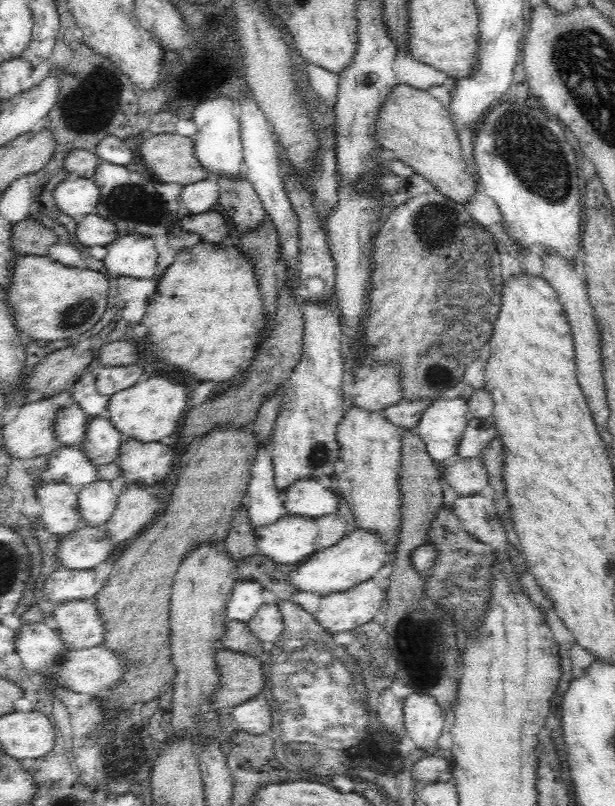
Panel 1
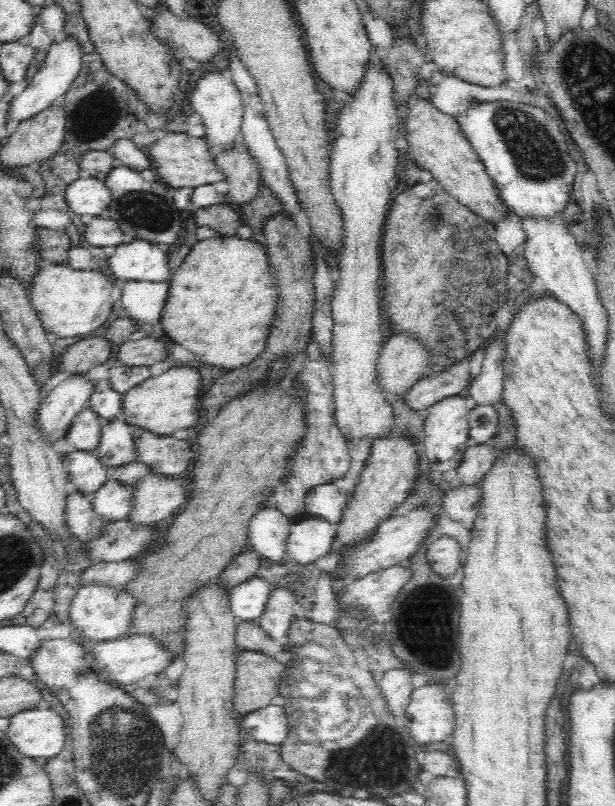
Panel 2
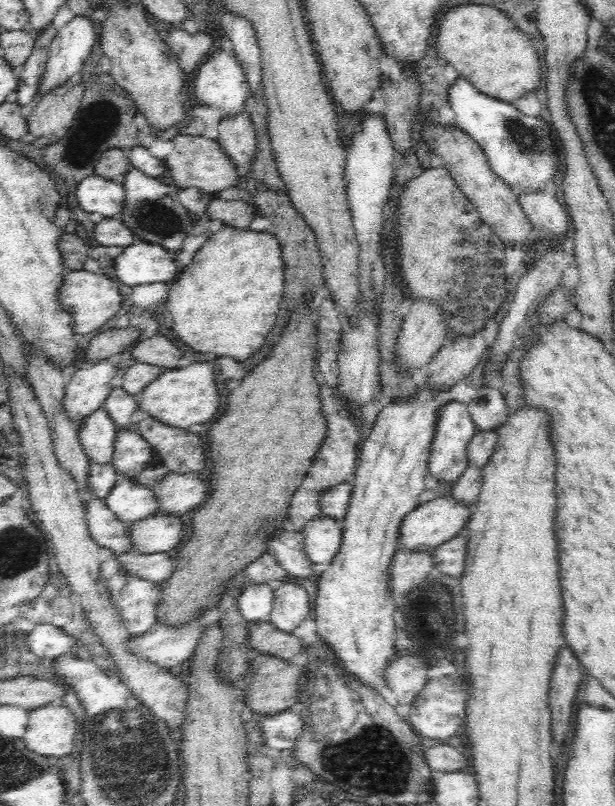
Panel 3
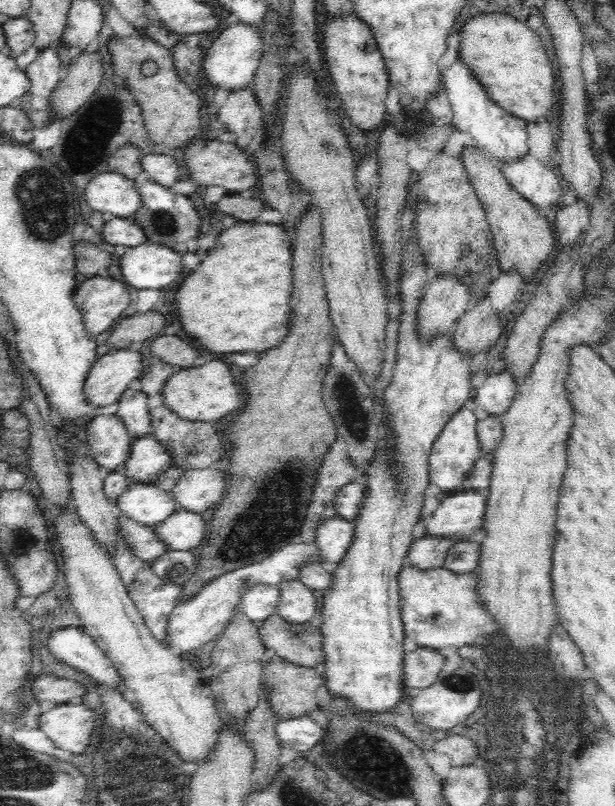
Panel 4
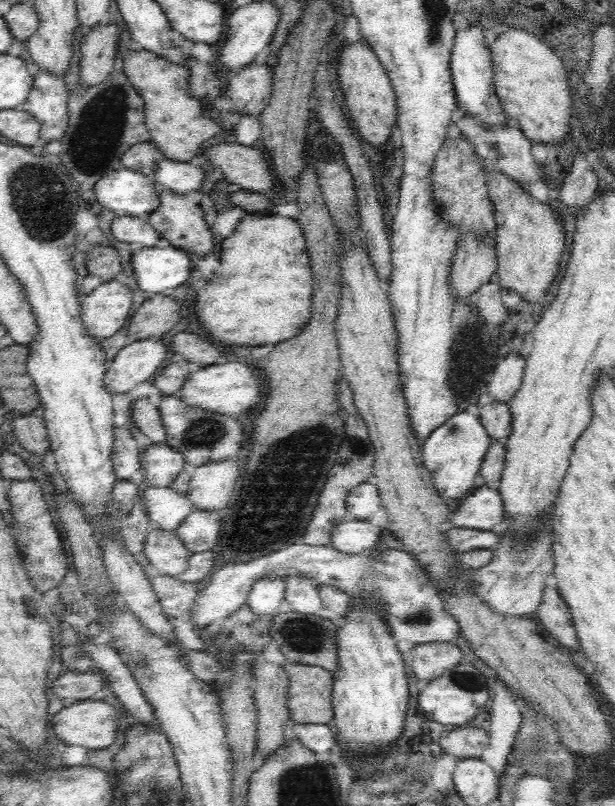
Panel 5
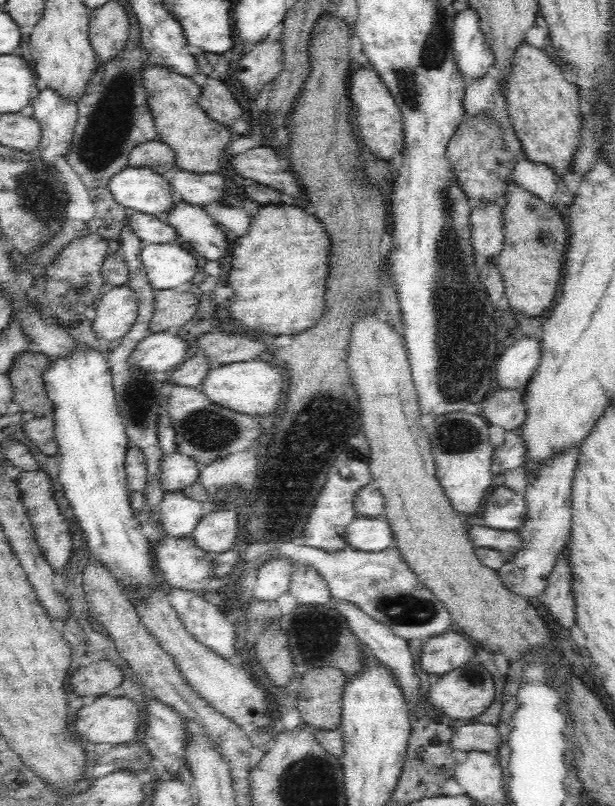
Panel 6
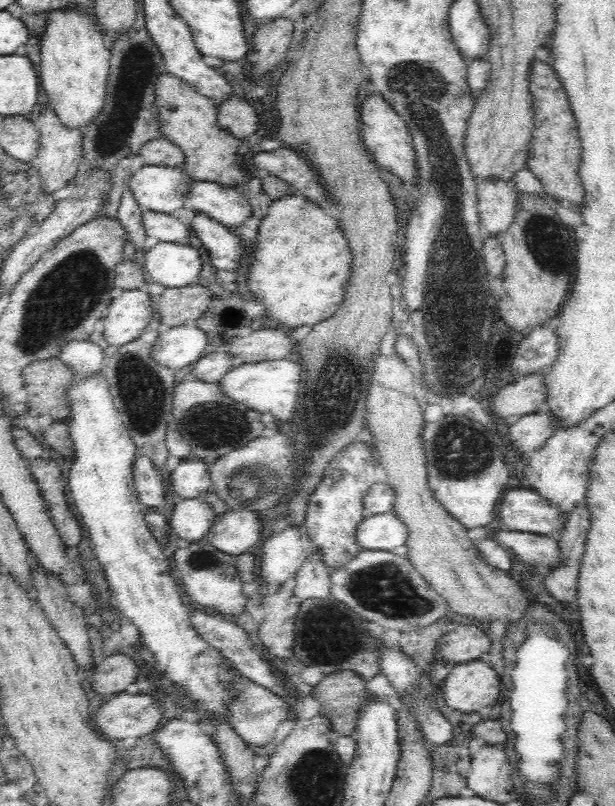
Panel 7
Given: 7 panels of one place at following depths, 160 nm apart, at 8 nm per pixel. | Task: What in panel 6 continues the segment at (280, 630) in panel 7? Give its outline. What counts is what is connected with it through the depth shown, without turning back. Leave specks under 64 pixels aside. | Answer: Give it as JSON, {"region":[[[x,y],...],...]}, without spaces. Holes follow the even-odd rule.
{"region":[[[270,625],[257,638],[254,646],[255,658],[272,686],[284,688],[294,678],[293,660],[288,650],[288,641],[276,625]]]}

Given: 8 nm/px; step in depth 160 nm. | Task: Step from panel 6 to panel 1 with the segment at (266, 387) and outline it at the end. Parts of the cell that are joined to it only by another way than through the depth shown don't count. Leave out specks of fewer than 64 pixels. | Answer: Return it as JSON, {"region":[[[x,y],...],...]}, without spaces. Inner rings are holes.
{"region":[[[143,376],[143,379],[134,386],[108,397],[106,418],[121,435],[121,442],[138,440],[144,444],[158,443],[164,437],[176,436],[185,417],[186,402],[188,392],[182,384],[164,376],[156,376],[150,380]]]}

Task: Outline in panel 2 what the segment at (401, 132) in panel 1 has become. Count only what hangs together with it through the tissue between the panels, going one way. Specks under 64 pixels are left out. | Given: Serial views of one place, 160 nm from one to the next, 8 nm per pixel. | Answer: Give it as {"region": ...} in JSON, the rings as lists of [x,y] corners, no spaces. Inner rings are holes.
{"region":[[[417,97],[409,101],[409,112],[399,120],[404,124],[407,147],[401,152],[404,157],[412,158],[420,170],[428,170],[436,184],[440,185],[452,199],[463,204],[476,215],[490,223],[496,223],[506,212],[502,199],[496,193],[494,183],[484,171],[484,165],[476,157],[470,141],[466,139],[460,125],[436,108],[430,100]]]}

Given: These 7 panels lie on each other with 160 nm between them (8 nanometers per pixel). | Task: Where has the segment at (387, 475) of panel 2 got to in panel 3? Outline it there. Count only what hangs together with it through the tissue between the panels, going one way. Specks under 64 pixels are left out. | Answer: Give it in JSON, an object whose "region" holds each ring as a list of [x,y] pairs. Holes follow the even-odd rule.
{"region":[[[424,387],[413,399],[392,401],[381,408],[371,434],[361,446],[358,464],[351,481],[352,495],[340,523],[340,549],[329,568],[320,575],[315,598],[315,623],[319,638],[329,645],[345,670],[378,691],[386,687],[384,664],[388,658],[394,656],[394,640],[398,633],[396,623],[392,619],[396,603],[390,598],[388,569],[391,568],[393,555],[397,552],[396,542],[402,519],[418,506],[420,494],[425,488],[438,408],[441,407],[434,398],[436,391]]]}

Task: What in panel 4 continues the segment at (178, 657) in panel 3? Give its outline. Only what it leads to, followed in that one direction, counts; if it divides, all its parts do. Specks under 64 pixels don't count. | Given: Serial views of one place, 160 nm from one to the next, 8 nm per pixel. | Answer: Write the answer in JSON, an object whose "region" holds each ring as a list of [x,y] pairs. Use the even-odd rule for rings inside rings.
{"region":[[[295,540],[288,545],[280,546],[268,558],[217,576],[207,585],[204,585],[203,589],[190,600],[187,600],[186,603],[180,603],[172,609],[168,616],[168,624],[166,624],[166,638],[162,640],[162,643],[172,653],[180,656],[203,647],[207,642],[214,640],[221,634],[226,624],[228,624],[234,608],[238,606],[243,592],[246,592],[248,587],[261,584],[274,586],[286,581],[296,580],[303,563],[311,557],[321,563],[316,543],[302,543]]]}

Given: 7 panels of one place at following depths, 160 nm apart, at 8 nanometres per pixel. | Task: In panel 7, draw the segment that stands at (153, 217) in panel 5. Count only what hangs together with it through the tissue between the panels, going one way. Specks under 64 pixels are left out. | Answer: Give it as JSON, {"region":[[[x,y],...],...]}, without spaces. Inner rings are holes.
{"region":[[[193,212],[191,215],[192,218],[186,222],[188,228],[196,234],[204,248],[208,250],[212,266],[218,270],[236,271],[245,251],[240,238],[232,229],[208,216],[199,212]]]}

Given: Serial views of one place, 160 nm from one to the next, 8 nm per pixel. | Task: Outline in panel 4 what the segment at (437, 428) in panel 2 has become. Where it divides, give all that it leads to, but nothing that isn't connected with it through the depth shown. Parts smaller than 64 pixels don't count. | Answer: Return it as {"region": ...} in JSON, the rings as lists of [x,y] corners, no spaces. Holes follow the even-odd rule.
{"region":[[[462,407],[450,418],[438,436],[430,454],[430,483],[444,491],[456,492],[465,488],[468,472],[482,456],[477,438],[477,418],[469,407]]]}

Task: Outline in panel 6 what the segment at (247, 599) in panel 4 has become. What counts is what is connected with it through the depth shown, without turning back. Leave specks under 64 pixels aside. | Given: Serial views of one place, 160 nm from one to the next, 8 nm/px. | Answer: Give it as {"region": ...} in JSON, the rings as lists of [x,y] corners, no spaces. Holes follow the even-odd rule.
{"region":[[[270,560],[256,573],[253,586],[253,598],[260,602],[270,603],[287,592],[293,565],[288,560]]]}

